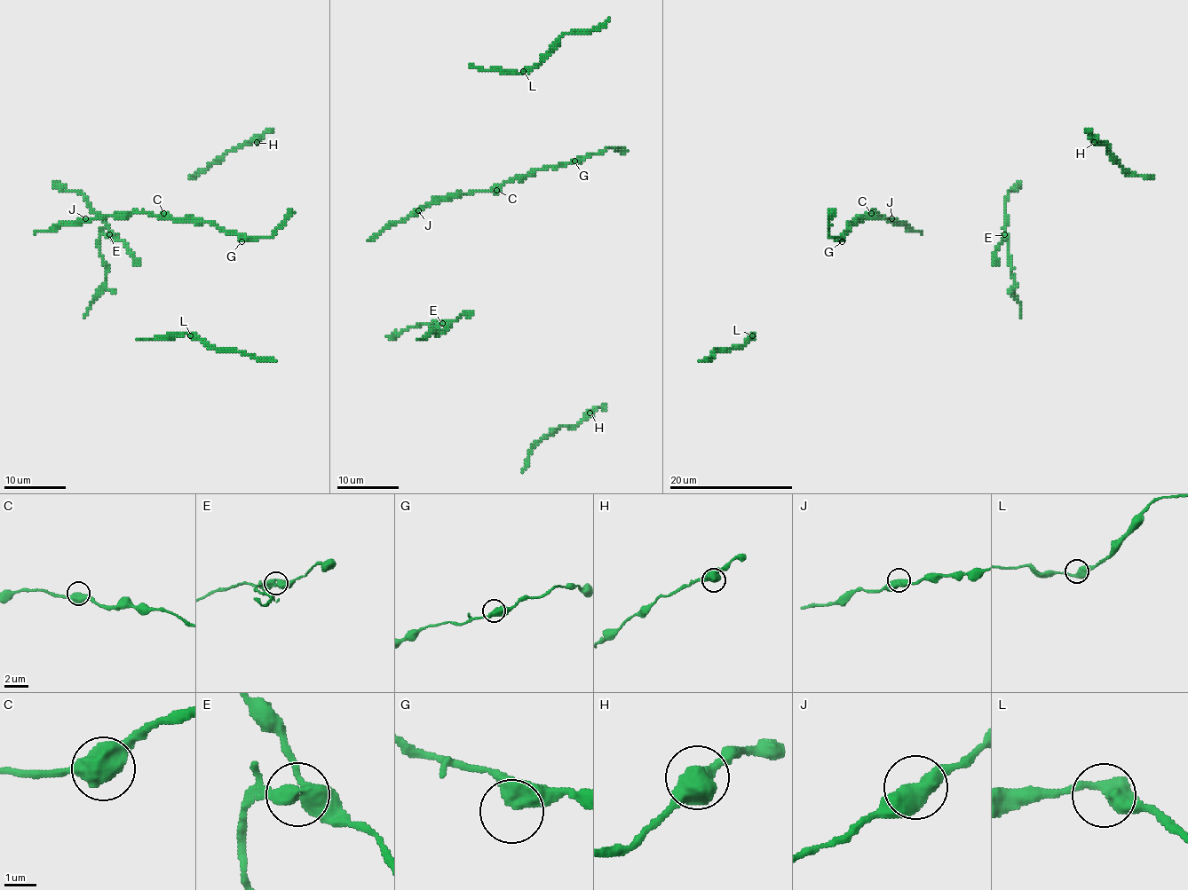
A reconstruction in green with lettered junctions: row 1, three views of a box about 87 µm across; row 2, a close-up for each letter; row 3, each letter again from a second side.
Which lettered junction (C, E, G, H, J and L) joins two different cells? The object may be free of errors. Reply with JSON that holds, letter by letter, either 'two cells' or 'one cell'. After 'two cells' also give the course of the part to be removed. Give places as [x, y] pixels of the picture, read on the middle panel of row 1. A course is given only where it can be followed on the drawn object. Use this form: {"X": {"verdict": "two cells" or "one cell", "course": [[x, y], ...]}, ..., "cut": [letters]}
{"C": {"verdict": "one cell"}, "E": {"verdict": "two cells", "course": [[442, 323], [431, 326], [439, 332], [418, 340]]}, "G": {"verdict": "one cell"}, "H": {"verdict": "one cell"}, "J": {"verdict": "one cell"}, "L": {"verdict": "one cell"}, "cut": ["E"]}

